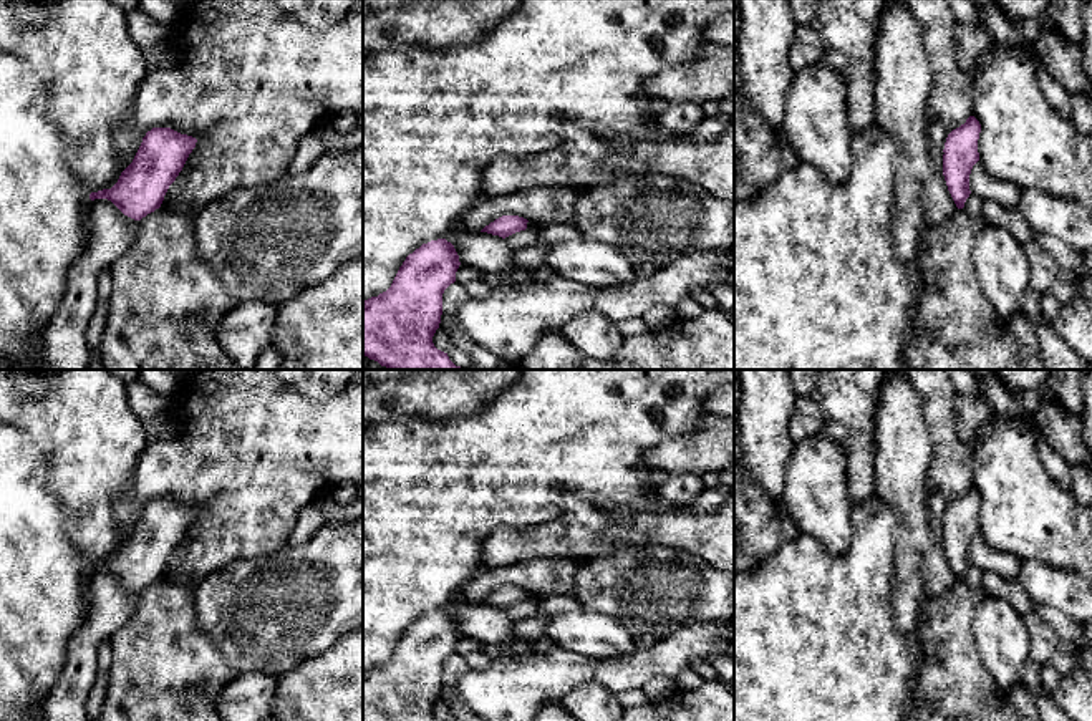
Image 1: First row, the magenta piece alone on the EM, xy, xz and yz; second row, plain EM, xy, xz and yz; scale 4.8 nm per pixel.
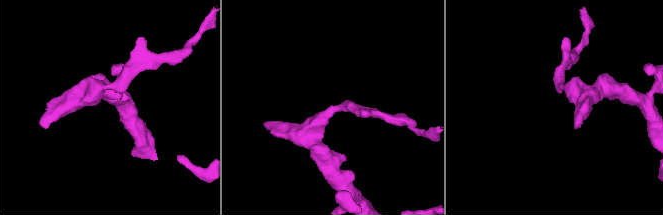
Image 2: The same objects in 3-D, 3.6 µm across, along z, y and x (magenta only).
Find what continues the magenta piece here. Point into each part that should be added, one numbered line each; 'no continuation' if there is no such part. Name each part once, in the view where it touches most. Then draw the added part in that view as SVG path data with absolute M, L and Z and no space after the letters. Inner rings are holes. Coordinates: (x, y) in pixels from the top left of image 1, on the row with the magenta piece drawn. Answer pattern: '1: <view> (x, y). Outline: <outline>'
no continuation

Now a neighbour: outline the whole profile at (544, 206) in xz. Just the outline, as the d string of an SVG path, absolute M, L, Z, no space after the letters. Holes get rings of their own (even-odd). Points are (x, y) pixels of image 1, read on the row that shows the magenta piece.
M529 187L507 196L482 197L469 209L461 227L481 232L502 215L519 215L527 220L548 224L573 224L580 189L573 187Z

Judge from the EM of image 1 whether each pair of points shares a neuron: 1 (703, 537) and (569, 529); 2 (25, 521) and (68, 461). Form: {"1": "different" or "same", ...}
{"1": "same", "2": "different"}

